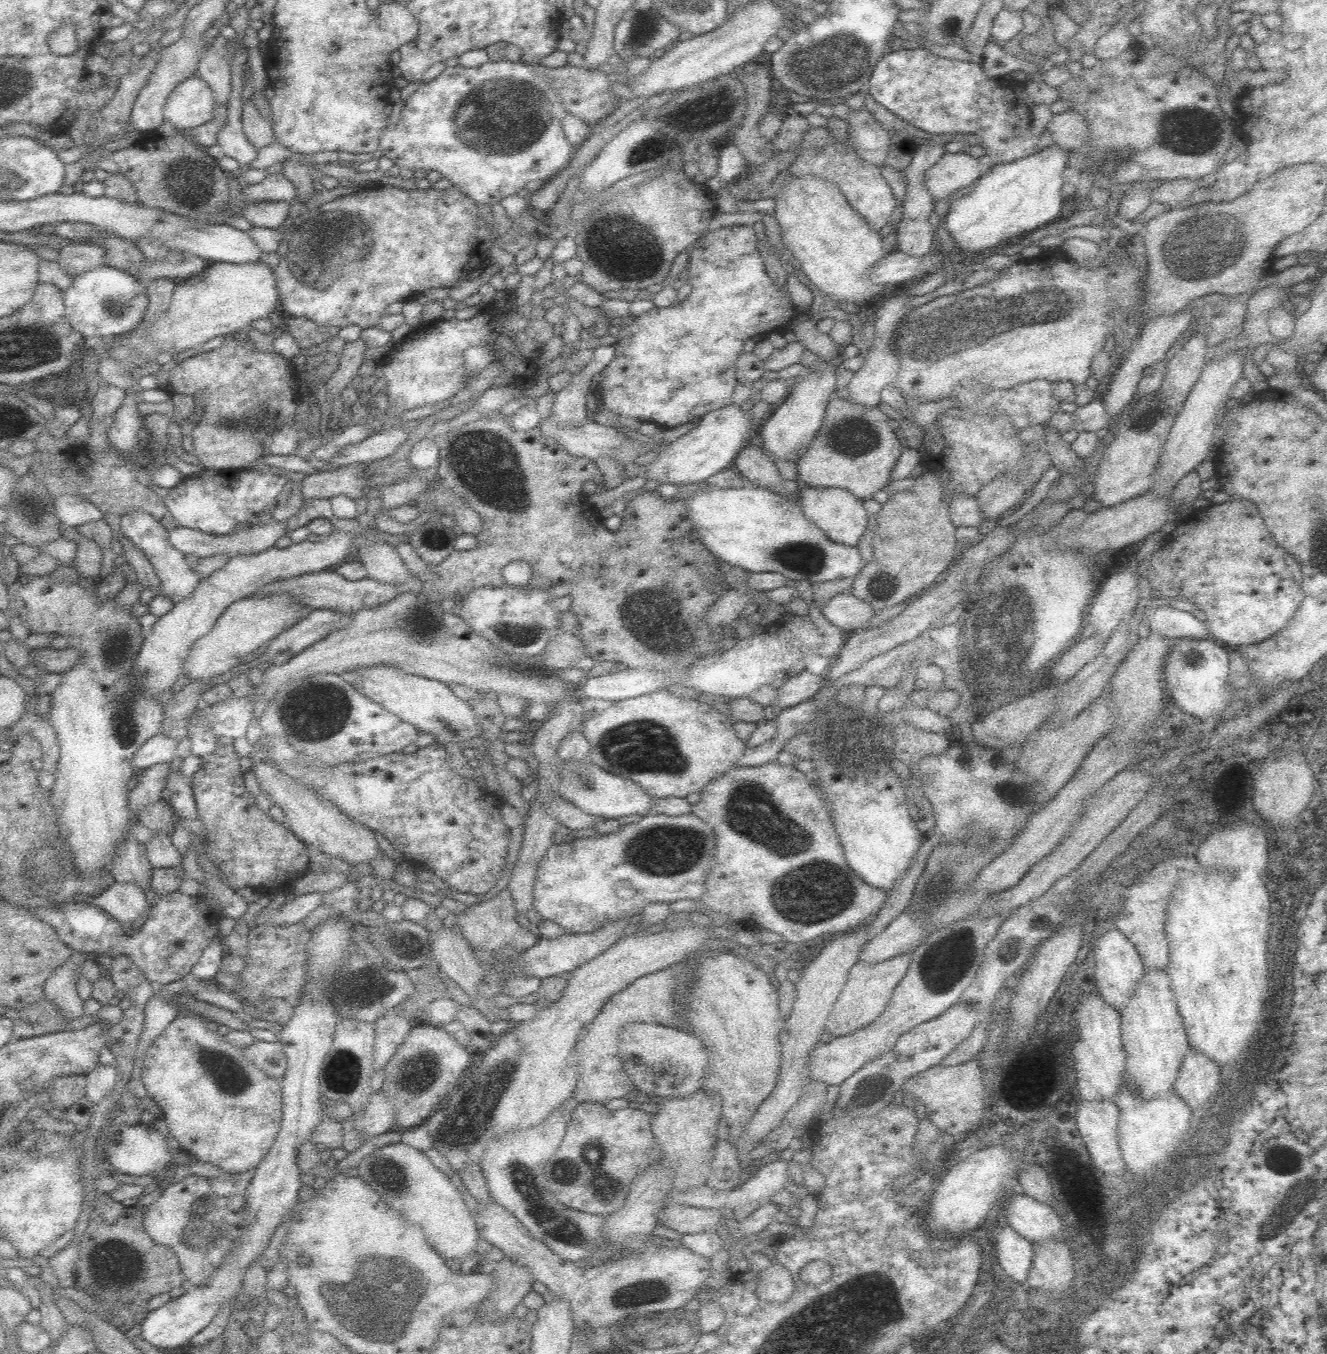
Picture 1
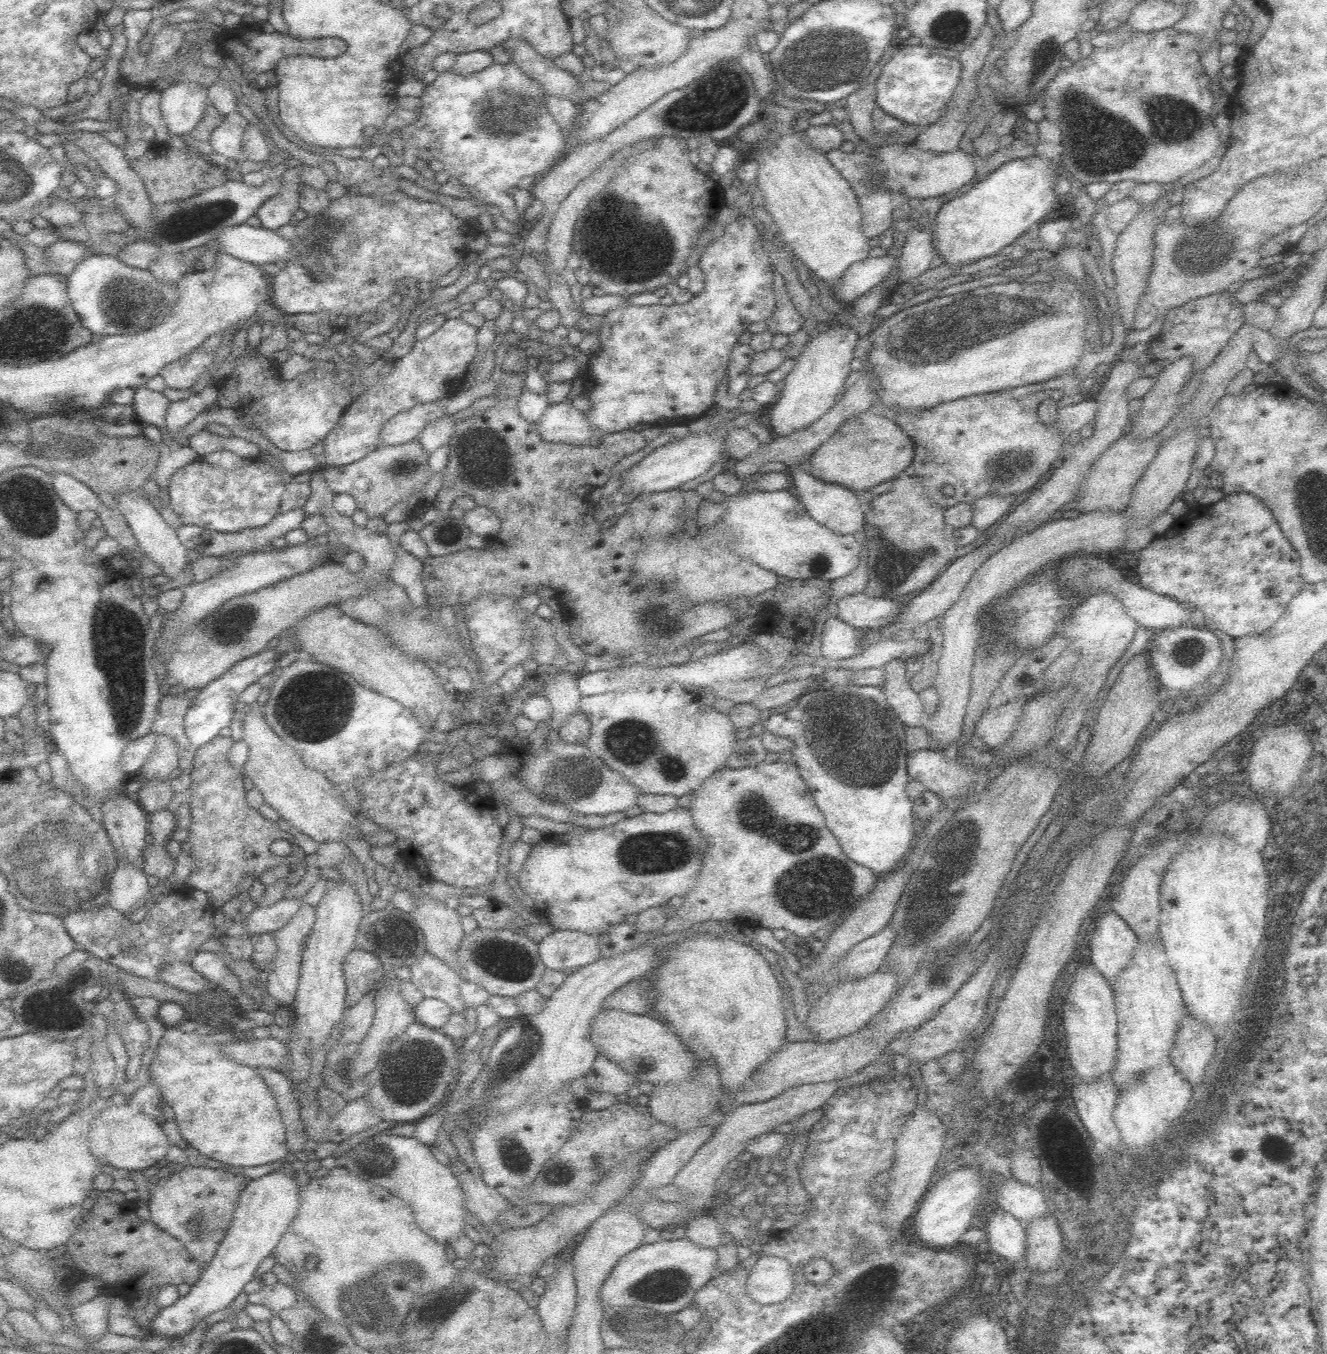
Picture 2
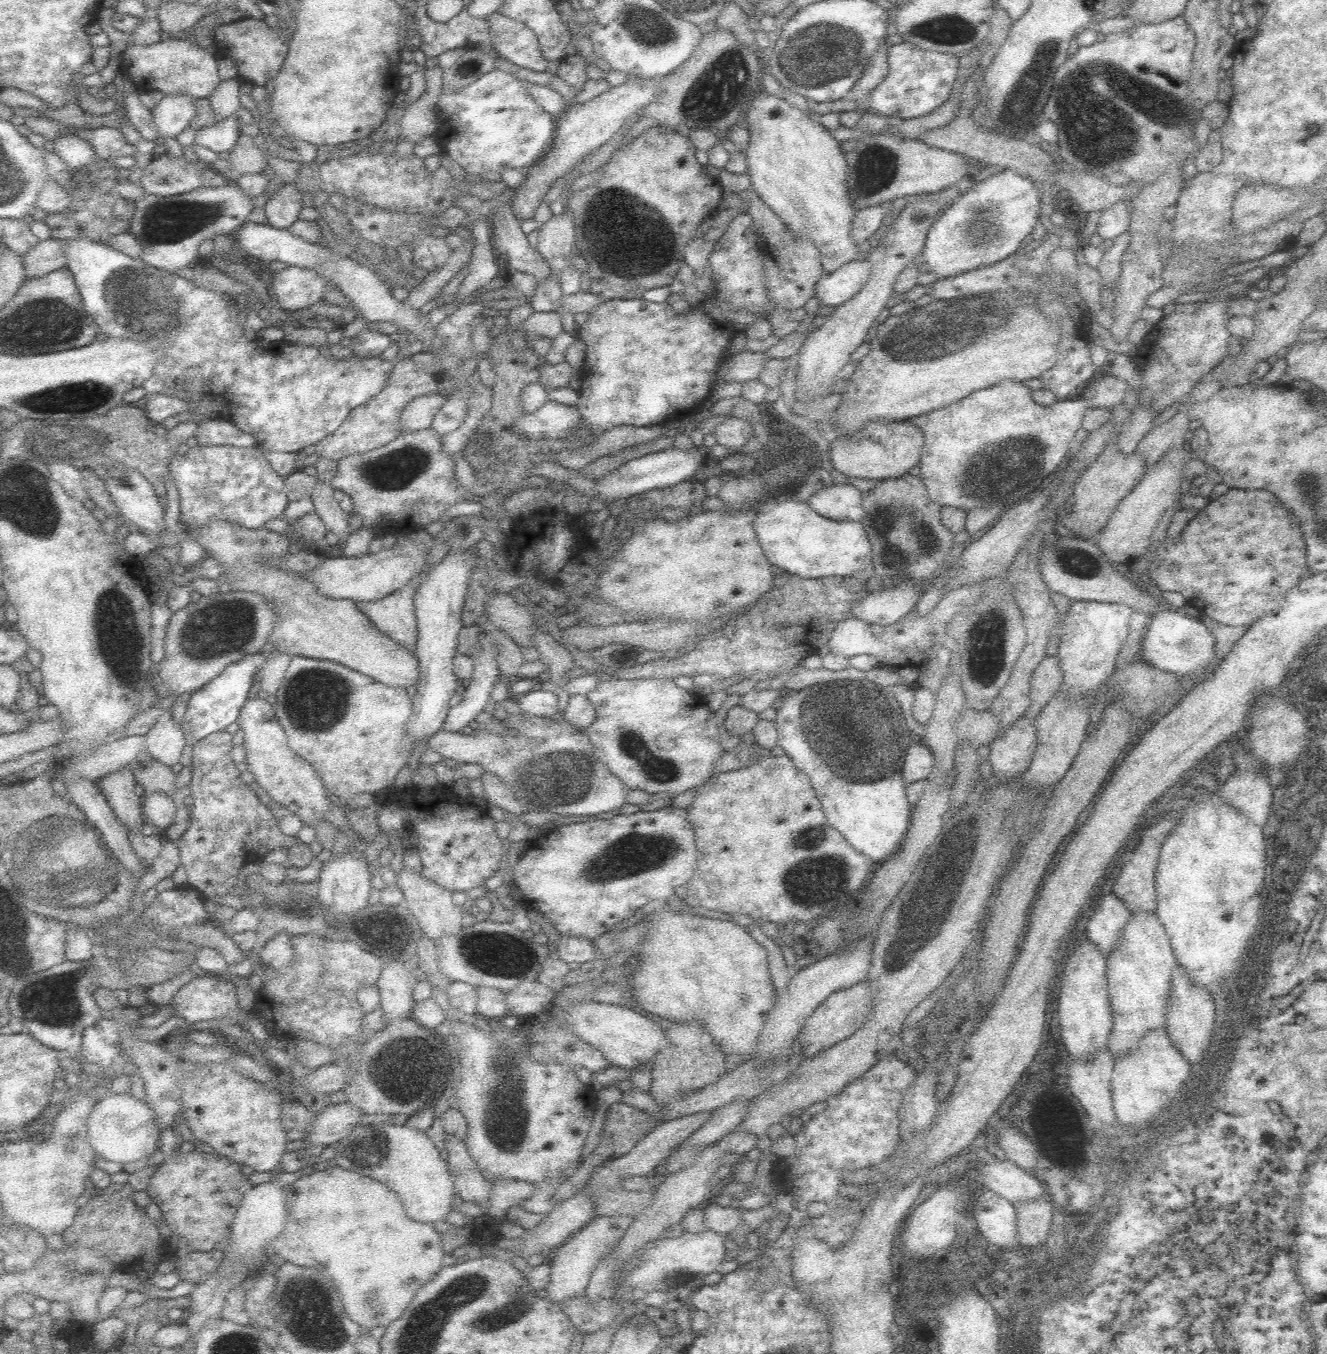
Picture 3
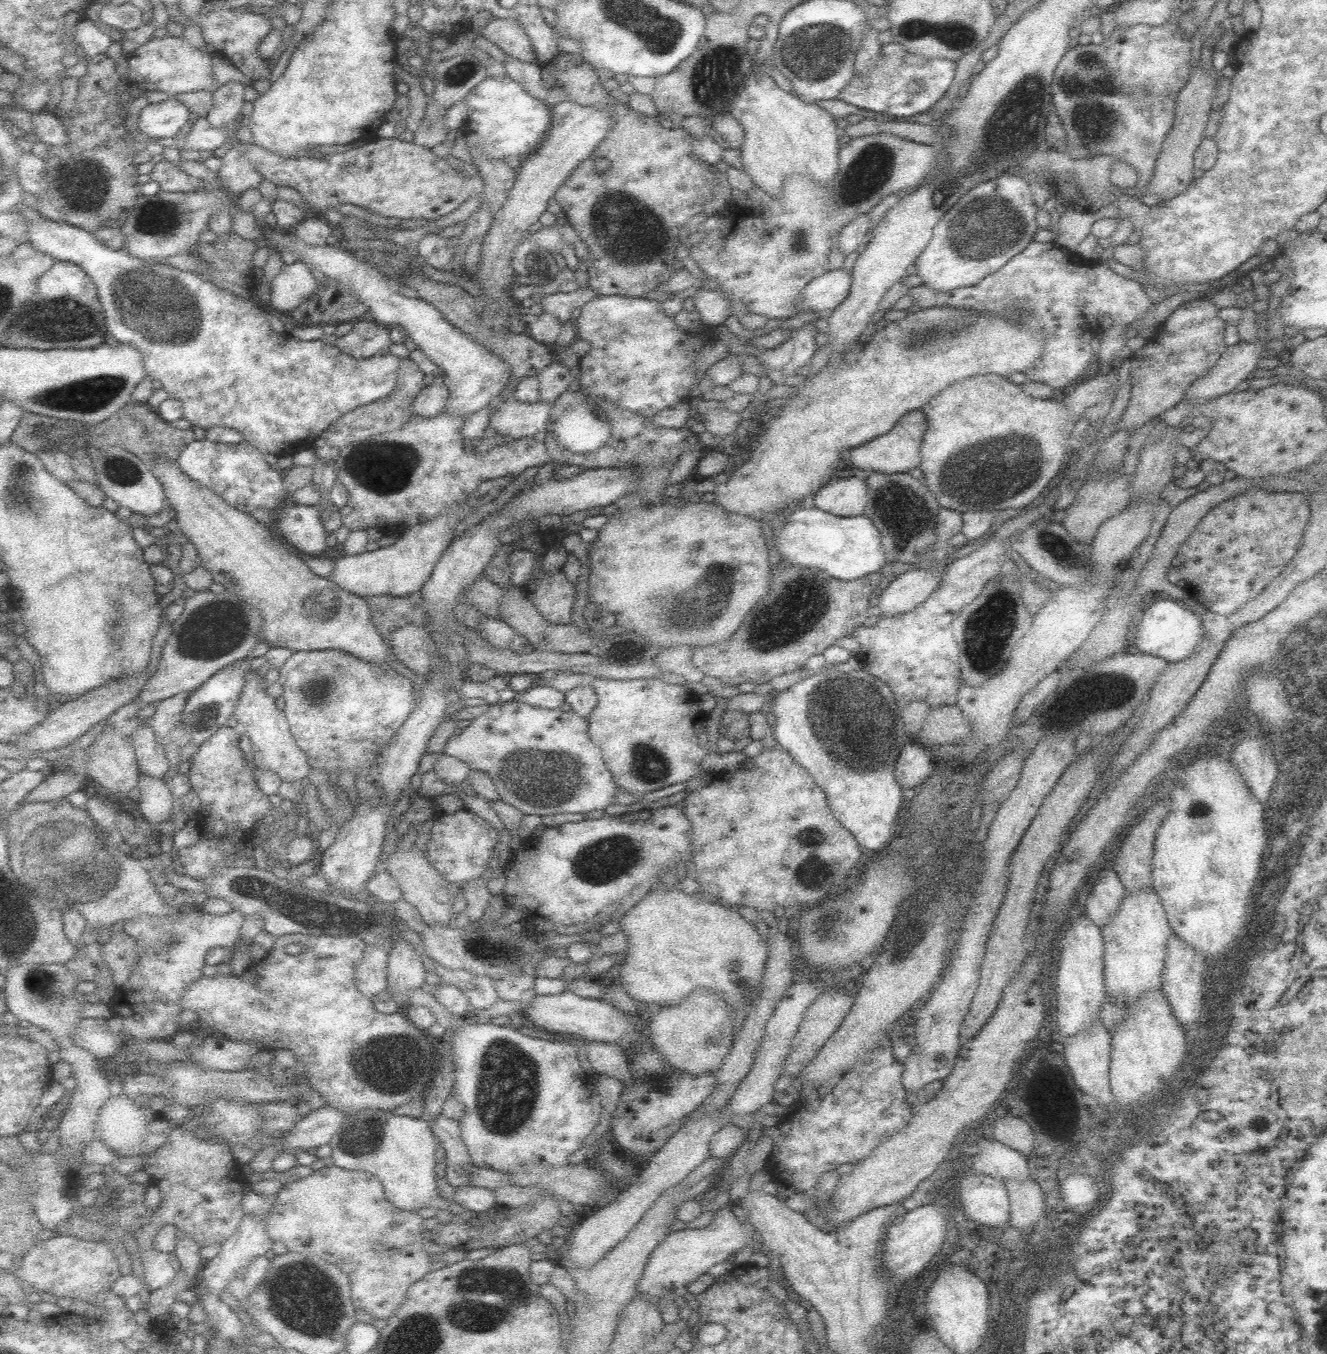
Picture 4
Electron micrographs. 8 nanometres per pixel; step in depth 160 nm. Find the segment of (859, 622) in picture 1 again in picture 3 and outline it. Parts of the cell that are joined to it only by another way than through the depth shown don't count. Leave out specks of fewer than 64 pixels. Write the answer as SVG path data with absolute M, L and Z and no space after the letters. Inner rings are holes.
M904 580L896 586L872 592L852 606L852 616L865 622L866 626L886 626L898 622L902 616L915 609L920 596L920 586L912 580Z

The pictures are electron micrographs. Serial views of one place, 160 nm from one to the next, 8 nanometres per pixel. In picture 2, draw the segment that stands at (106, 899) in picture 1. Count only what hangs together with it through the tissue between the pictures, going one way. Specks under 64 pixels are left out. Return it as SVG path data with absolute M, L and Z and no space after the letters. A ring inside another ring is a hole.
M120 861L108 884L106 904L121 912L122 916L127 916L129 912L133 912L142 905L152 884L143 867Z

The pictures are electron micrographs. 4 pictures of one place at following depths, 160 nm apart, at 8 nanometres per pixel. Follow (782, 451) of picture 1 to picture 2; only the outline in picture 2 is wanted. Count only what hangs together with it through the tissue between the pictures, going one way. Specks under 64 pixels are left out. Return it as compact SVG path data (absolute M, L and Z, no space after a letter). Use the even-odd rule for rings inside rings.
M832 320L827 332L816 334L804 345L804 352L796 359L794 370L785 378L784 390L778 394L778 402L770 410L769 427L773 437L804 430L806 426L823 417L834 406L836 395L842 392L848 377L850 362L858 334L844 320Z

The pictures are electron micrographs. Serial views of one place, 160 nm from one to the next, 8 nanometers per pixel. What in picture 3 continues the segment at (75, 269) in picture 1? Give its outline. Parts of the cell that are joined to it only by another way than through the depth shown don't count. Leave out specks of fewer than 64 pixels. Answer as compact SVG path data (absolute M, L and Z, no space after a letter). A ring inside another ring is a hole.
M58 239L40 240L24 257L26 278L40 278L67 266L67 258Z

